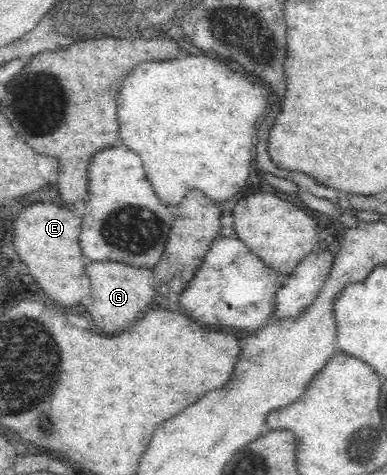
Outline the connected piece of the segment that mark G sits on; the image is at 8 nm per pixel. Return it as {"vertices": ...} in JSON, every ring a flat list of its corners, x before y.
{"vertices":[[90,261,88,275,92,279,92,305,88,309,102,331,114,333,128,327,144,315,148,303,154,297,150,269,140,269,120,261]]}

